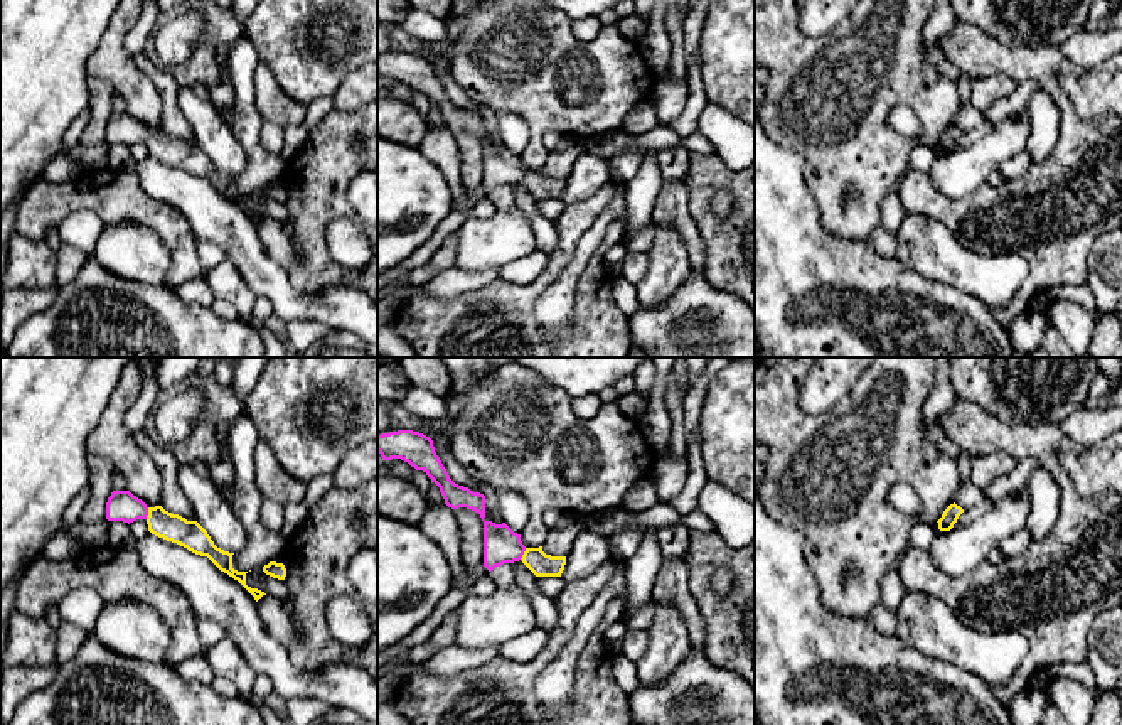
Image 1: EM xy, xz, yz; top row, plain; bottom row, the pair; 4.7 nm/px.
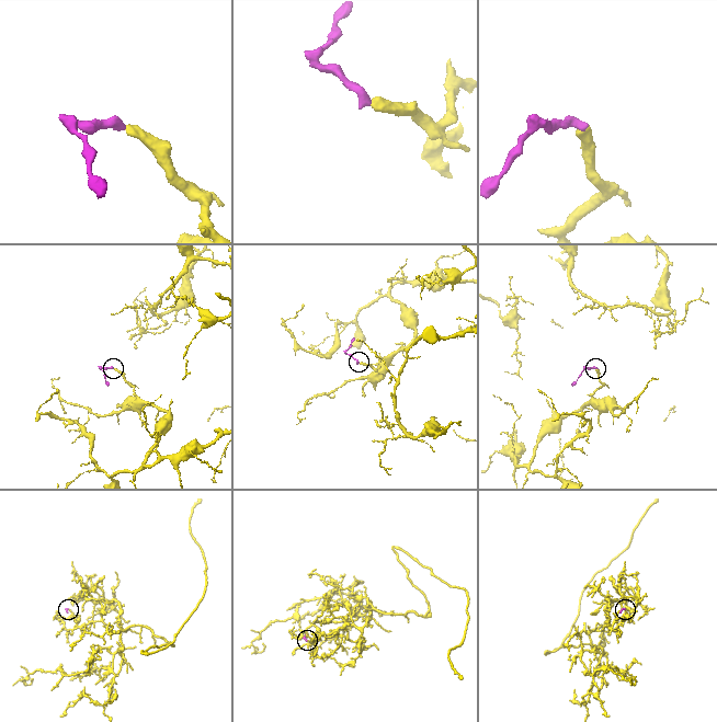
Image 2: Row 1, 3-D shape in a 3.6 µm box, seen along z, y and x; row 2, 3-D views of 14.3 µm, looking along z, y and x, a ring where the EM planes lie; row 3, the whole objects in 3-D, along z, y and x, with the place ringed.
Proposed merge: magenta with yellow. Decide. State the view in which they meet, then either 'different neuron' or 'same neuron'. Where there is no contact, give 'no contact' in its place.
meets magenta in xy; same neuron

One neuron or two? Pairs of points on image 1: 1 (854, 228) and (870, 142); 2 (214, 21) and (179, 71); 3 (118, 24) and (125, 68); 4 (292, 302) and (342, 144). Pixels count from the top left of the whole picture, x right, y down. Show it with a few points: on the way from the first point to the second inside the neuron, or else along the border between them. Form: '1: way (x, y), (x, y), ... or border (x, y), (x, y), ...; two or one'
1: way (854, 206), (865, 196), (865, 164); one
2: way (214, 36), (214, 44), (194, 64); one
3: way (117, 34), (117, 58); one
4: border (287, 272), (305, 292), (334, 284); two

